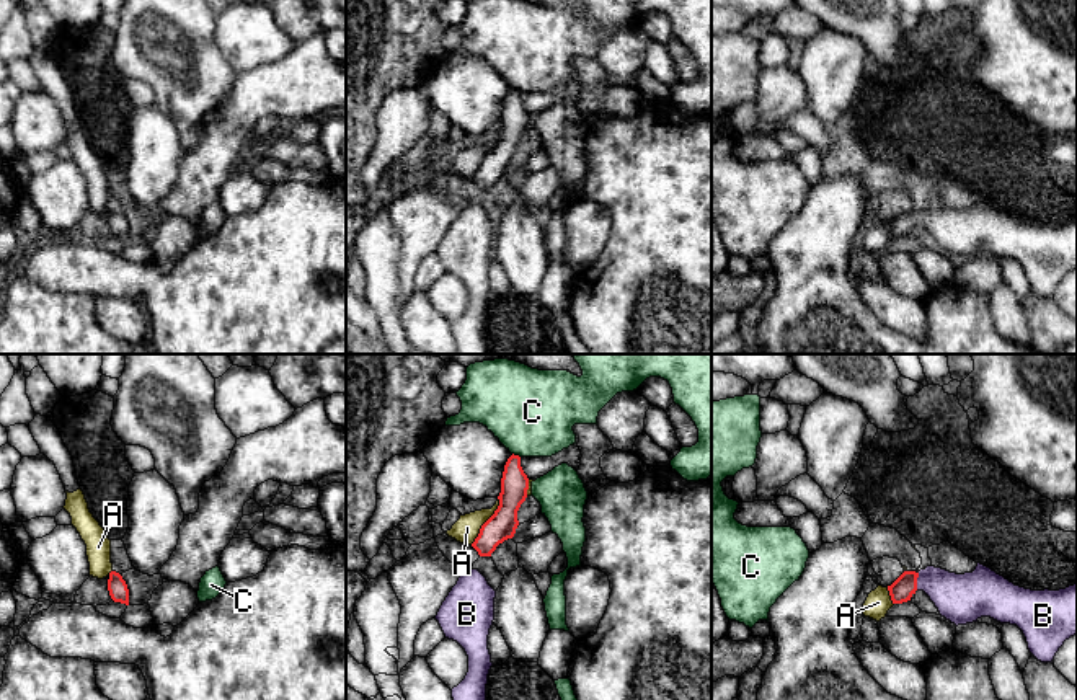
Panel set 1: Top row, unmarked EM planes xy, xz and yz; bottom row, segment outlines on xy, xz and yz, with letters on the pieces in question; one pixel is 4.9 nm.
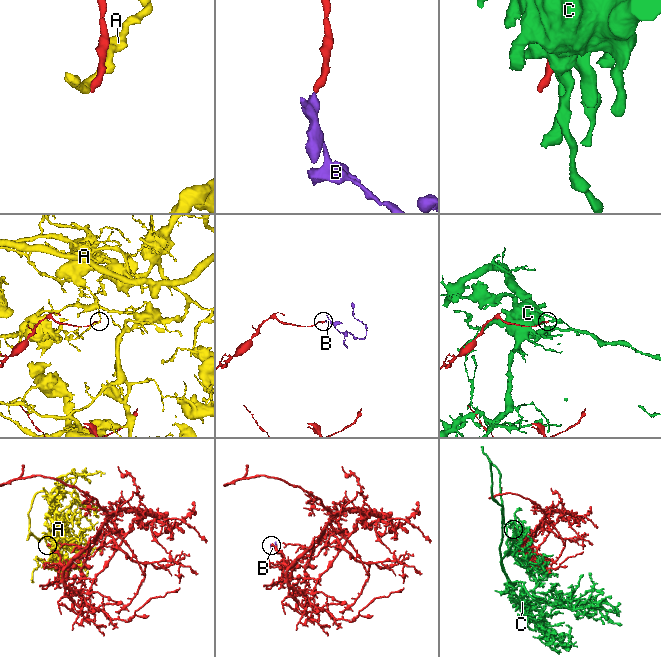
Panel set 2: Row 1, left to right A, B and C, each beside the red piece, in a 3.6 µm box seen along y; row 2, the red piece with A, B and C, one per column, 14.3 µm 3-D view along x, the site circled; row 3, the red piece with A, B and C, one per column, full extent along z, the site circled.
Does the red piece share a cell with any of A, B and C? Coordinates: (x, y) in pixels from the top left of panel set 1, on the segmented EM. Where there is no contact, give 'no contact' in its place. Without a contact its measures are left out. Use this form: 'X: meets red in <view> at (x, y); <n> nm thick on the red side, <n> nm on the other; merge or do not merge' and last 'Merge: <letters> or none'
A: meets red in xz at (487, 521); 140 nm thick on the red side, 120 nm on the other; do not merge
B: meets red in yz at (916, 581); 110 nm thick on the red side, 240 nm on the other; merge
C: meets red in xz at (516, 456); 140 nm thick on the red side, 420 nm on the other; do not merge
Merge: B

